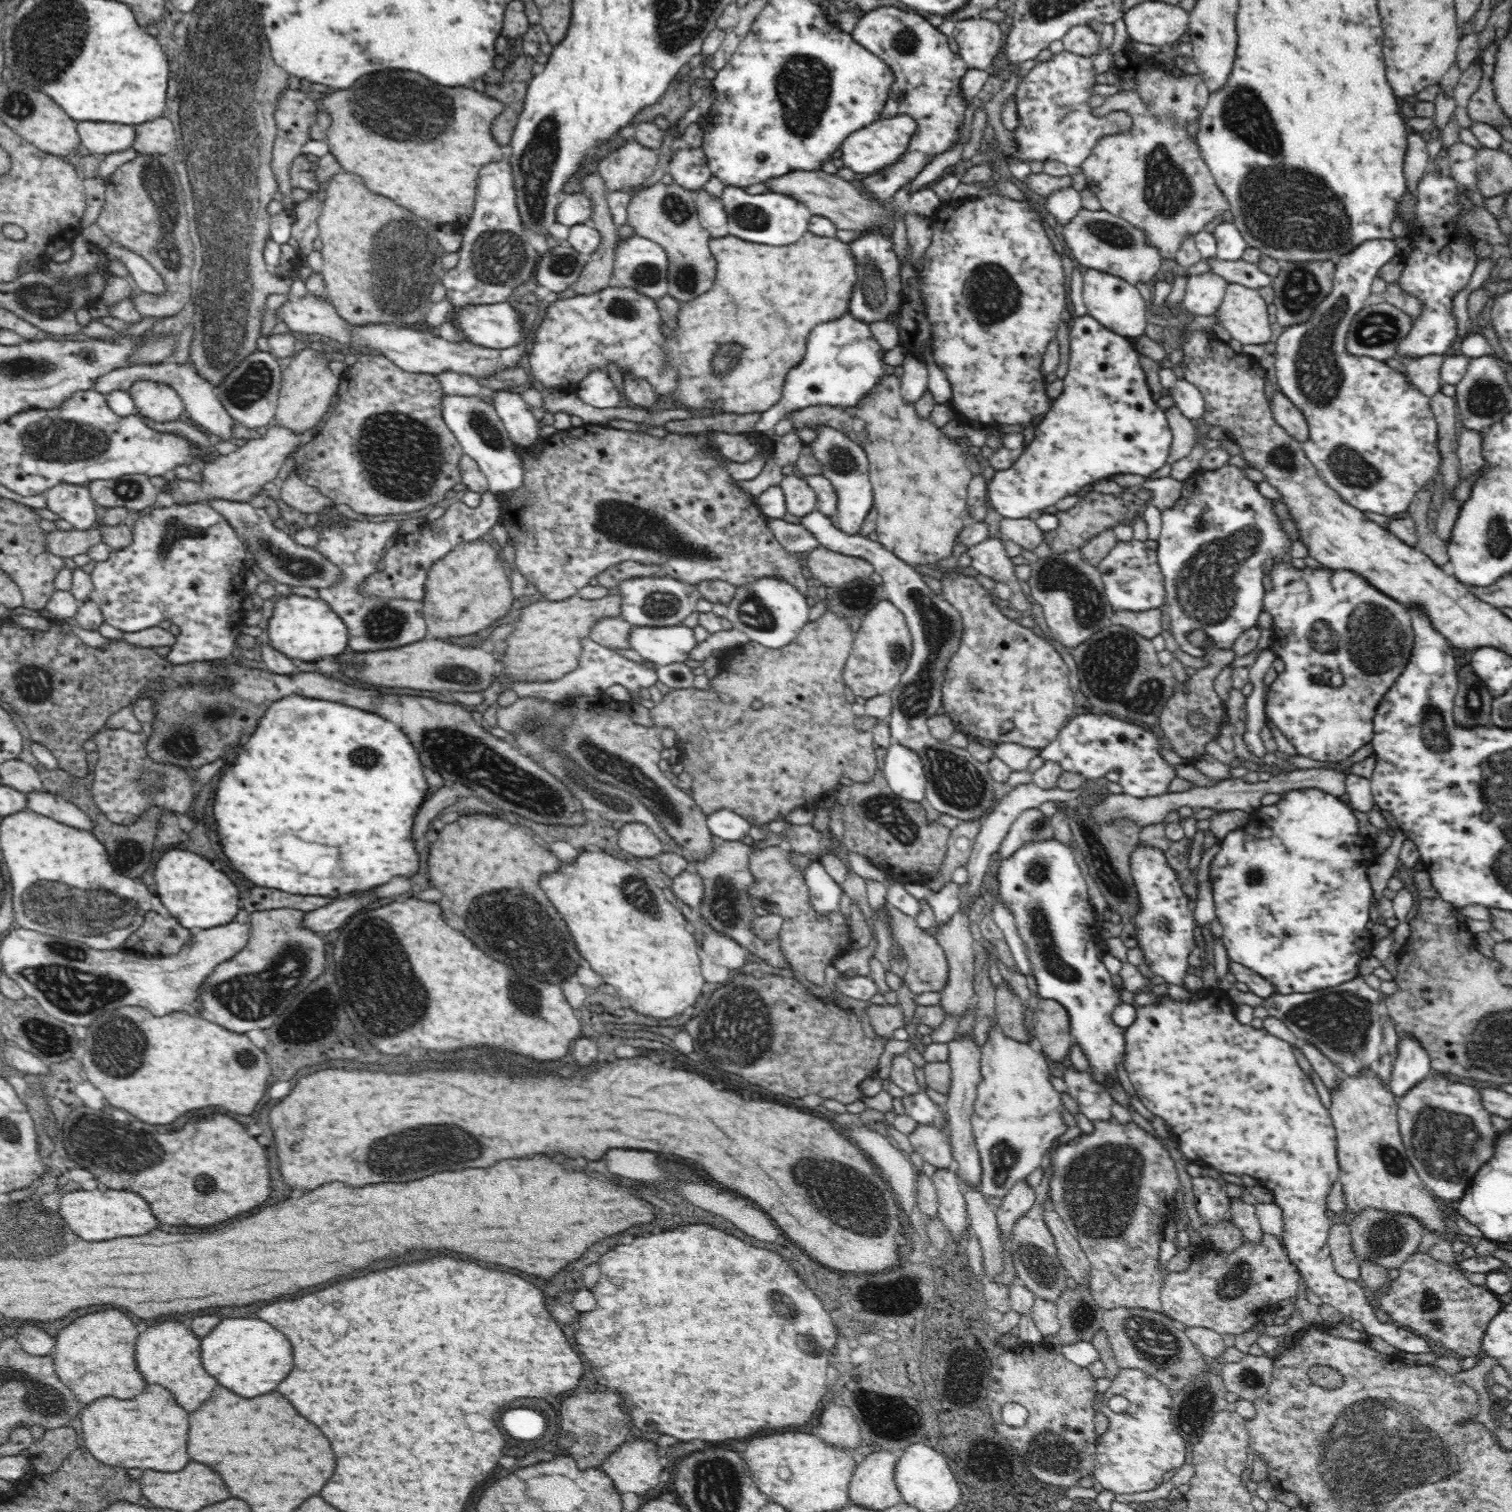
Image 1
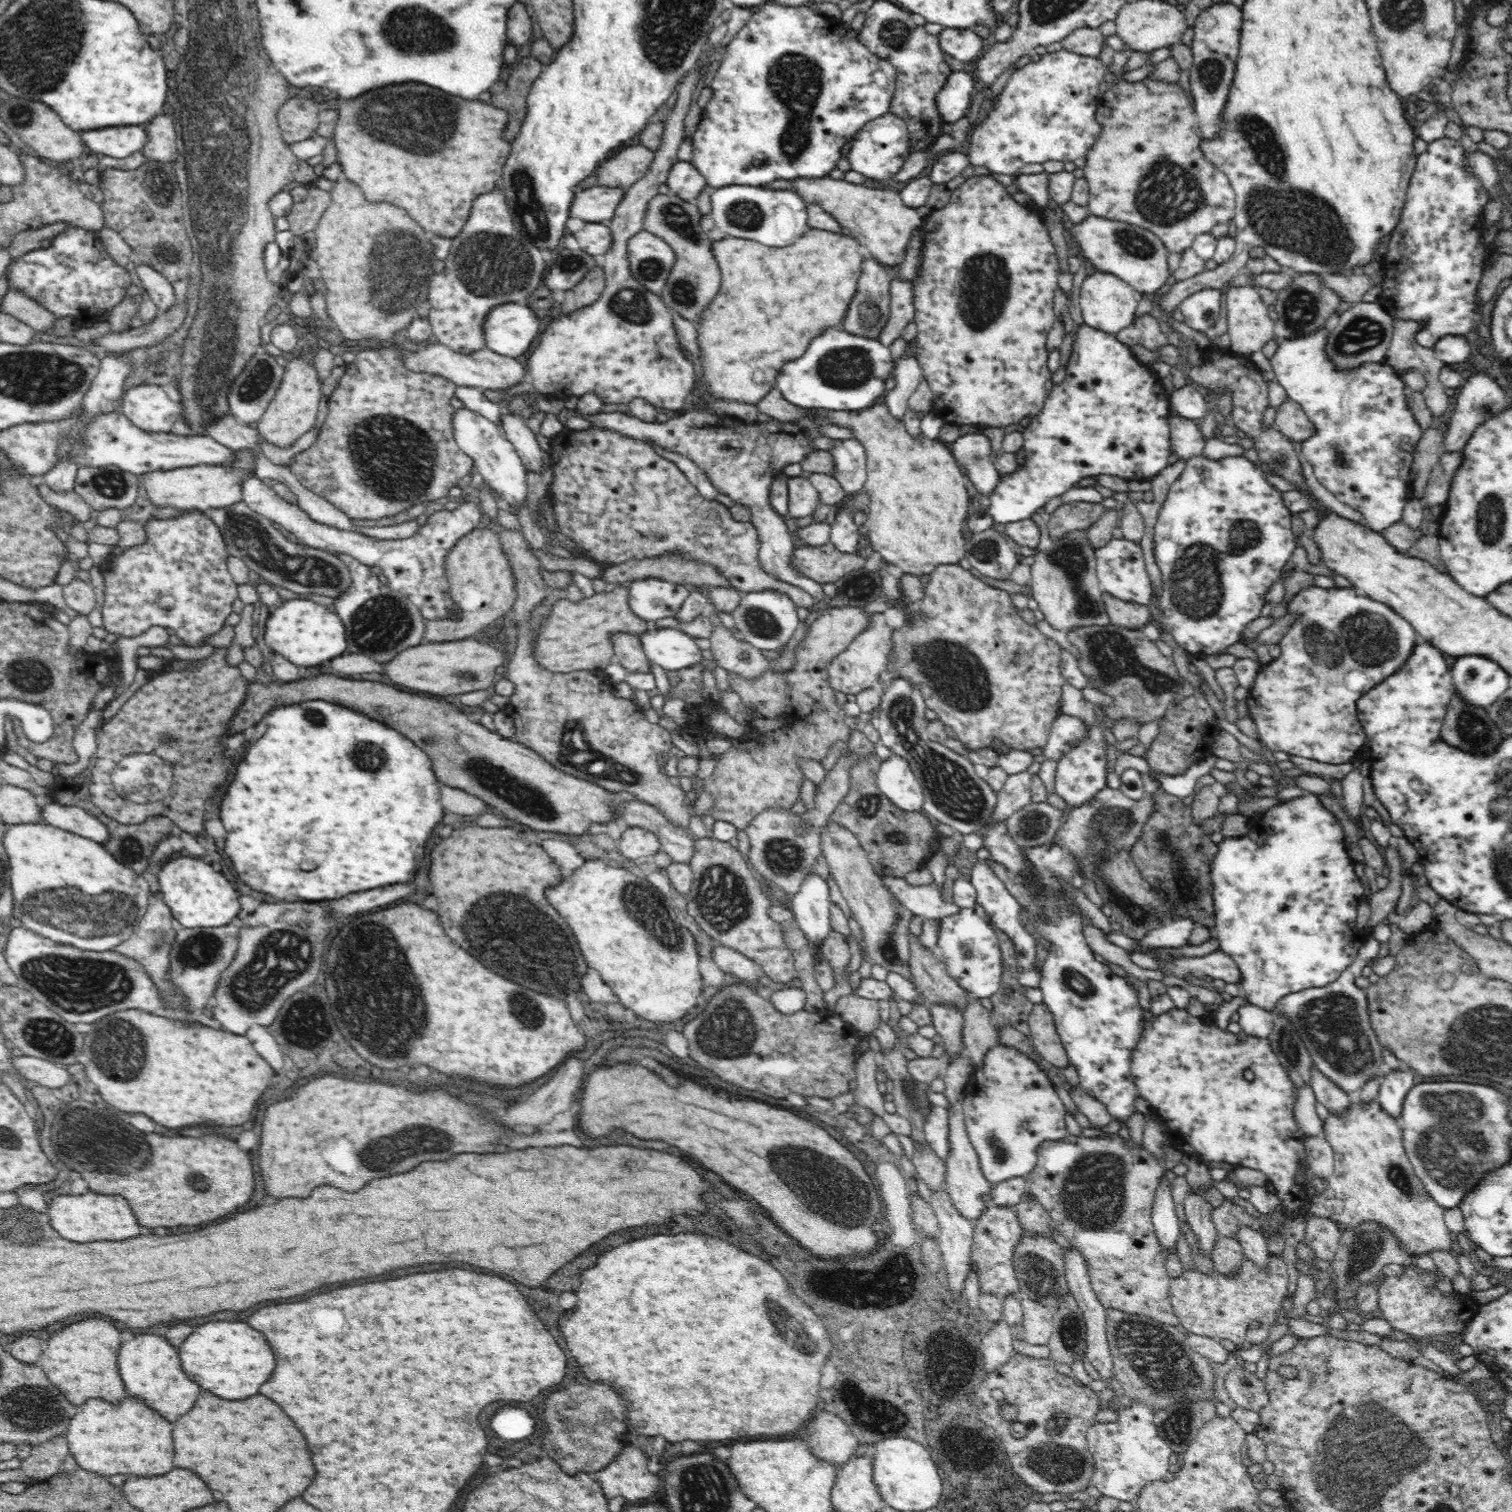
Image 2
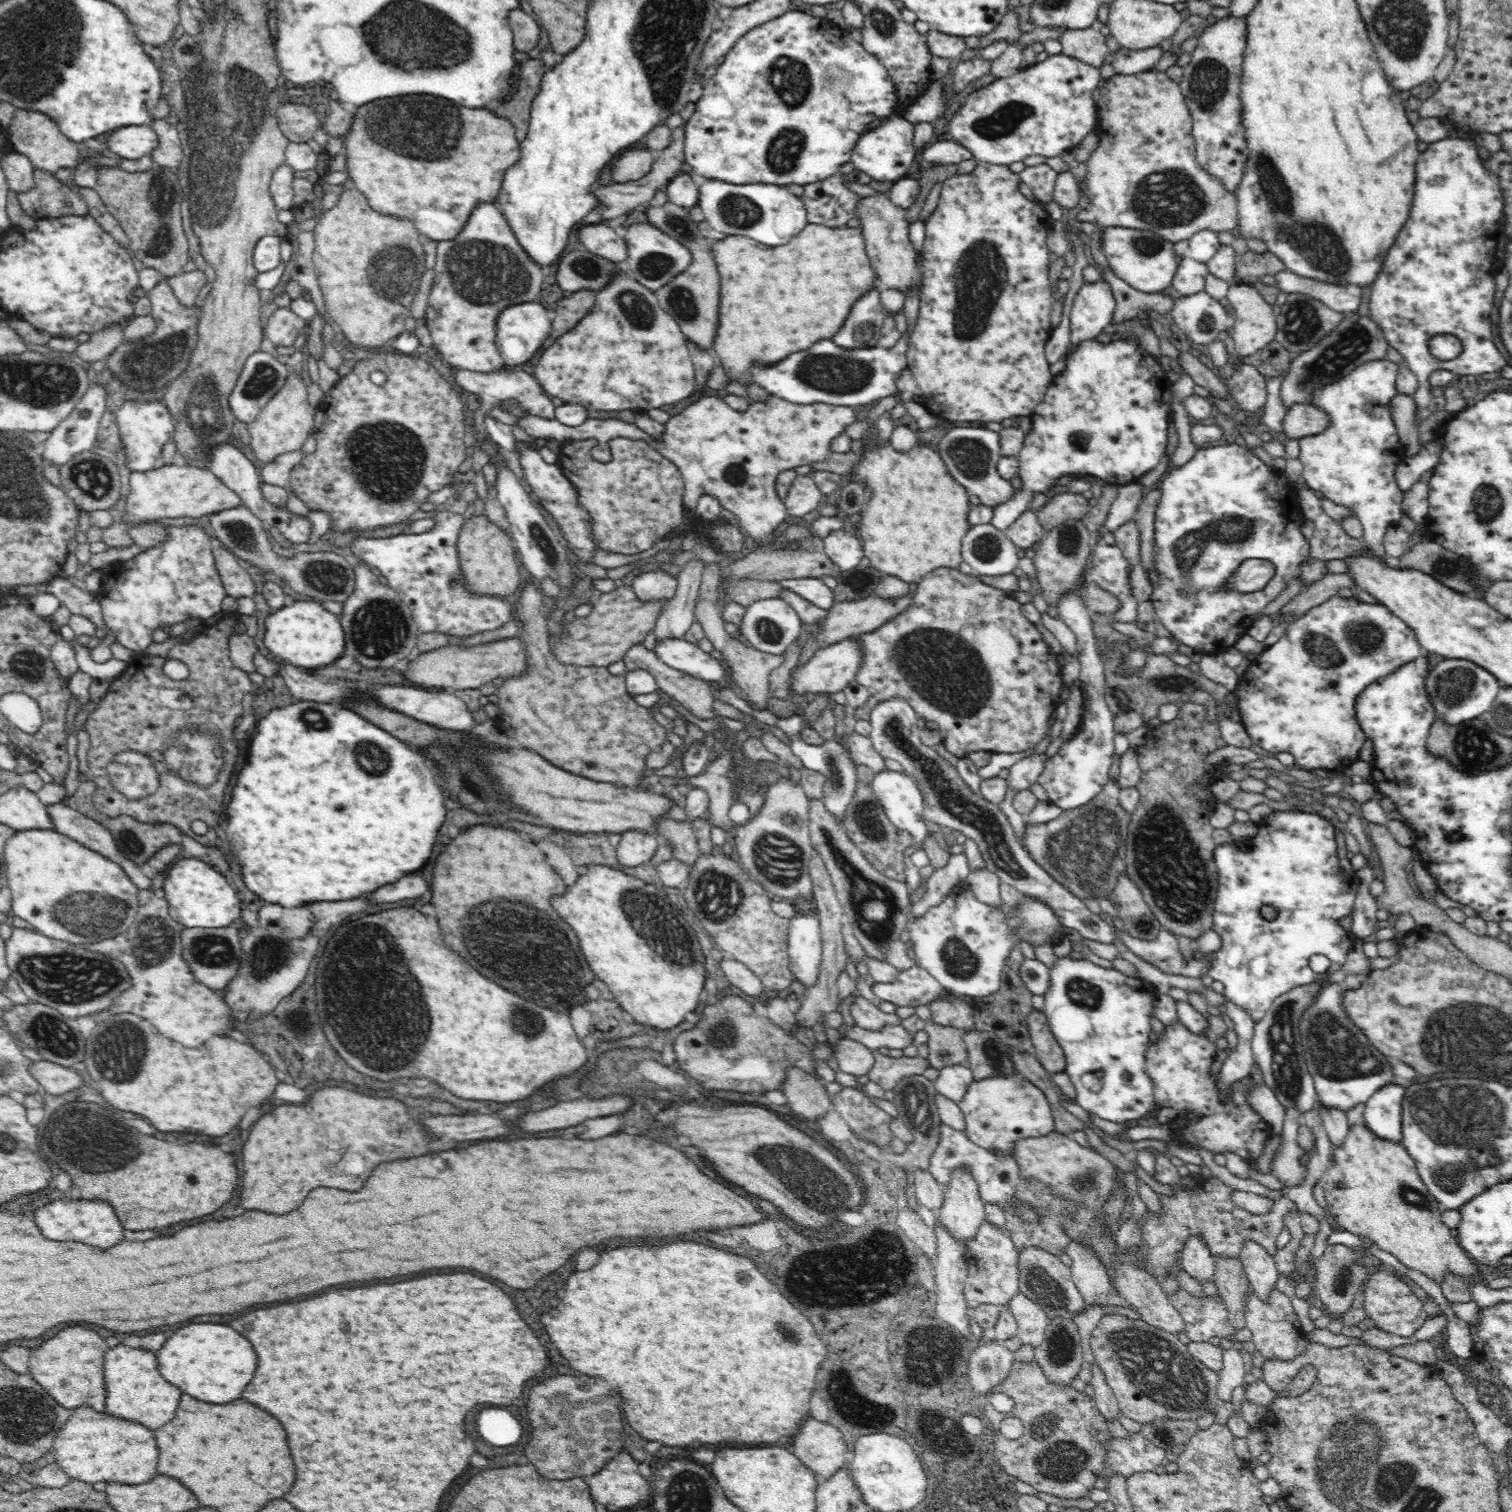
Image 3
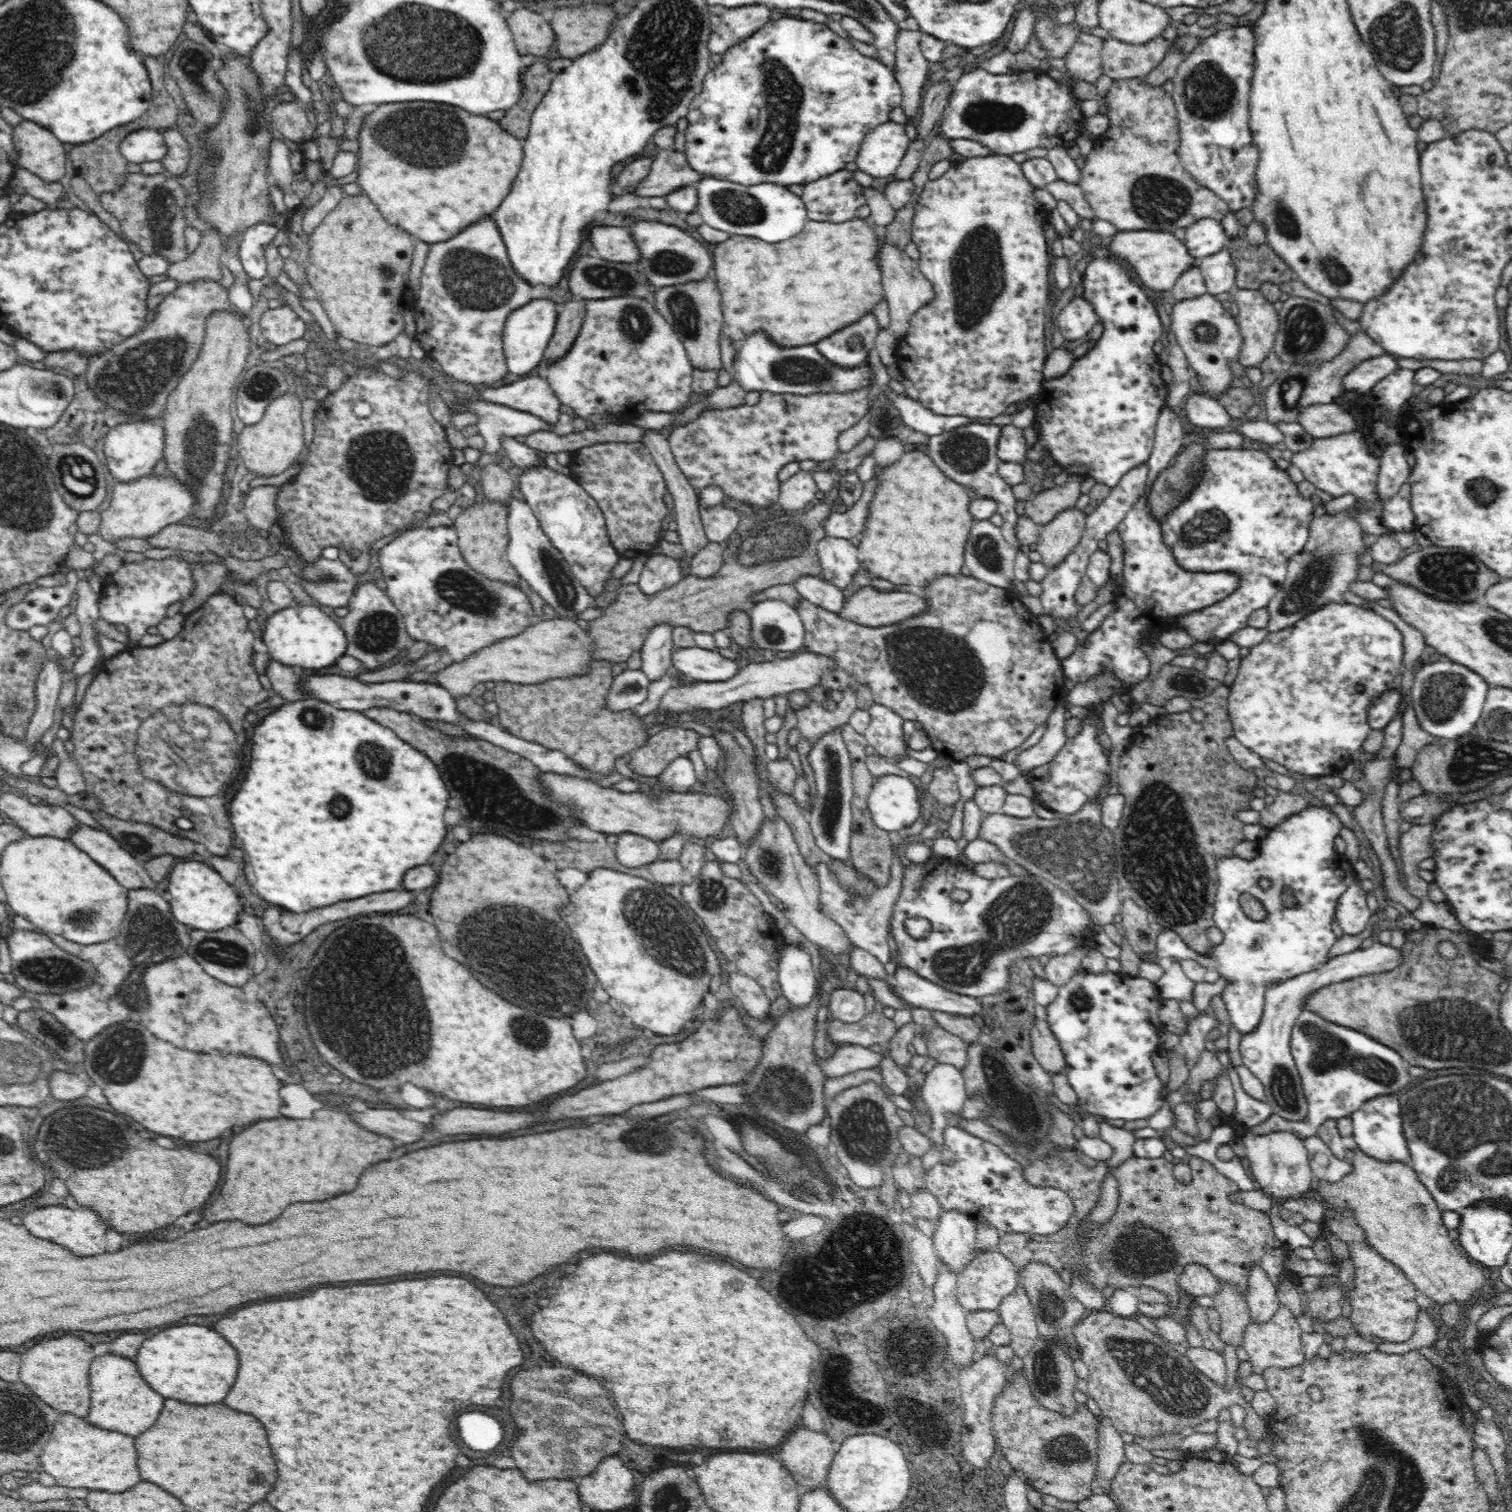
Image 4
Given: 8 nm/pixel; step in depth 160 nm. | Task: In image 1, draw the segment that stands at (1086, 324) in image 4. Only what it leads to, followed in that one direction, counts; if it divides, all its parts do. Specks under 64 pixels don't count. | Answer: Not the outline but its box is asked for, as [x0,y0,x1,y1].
[1082,269,1146,339]

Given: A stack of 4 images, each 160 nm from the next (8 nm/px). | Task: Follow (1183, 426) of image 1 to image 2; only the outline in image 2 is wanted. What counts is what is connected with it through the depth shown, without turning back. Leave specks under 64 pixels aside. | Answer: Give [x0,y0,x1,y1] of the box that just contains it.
[1170,406,1208,460]

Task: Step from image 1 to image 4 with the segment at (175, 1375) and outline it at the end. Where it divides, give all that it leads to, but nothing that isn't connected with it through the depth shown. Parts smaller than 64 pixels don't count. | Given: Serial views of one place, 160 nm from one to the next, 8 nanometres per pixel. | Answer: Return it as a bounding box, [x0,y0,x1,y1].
[86,1354,162,1436]

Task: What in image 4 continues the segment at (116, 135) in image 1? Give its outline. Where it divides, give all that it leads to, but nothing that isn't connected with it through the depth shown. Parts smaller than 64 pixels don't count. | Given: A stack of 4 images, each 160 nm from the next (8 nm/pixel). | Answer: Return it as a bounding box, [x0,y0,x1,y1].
[119,130,167,161]

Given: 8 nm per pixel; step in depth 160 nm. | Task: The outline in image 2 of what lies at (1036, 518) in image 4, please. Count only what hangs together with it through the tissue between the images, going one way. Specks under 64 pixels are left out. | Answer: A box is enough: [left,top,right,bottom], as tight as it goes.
[1046,501,1105,542]

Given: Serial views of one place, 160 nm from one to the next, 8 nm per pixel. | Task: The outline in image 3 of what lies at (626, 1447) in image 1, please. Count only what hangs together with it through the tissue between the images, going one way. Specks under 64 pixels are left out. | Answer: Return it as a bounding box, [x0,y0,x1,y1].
[588,1450,650,1508]

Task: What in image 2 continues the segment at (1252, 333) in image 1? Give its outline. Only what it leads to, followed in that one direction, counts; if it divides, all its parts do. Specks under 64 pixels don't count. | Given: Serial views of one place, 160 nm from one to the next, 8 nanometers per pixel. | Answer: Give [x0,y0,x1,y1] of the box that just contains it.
[1224,285,1276,356]

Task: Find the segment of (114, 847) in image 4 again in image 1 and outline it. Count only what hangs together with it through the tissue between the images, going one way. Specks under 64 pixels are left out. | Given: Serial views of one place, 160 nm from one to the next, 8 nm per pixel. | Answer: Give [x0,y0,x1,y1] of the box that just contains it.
[27,790,96,831]

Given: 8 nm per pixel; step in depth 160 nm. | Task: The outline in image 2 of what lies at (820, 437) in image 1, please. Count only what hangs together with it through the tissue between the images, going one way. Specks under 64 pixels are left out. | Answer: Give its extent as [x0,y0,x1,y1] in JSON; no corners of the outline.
[827,439,866,553]

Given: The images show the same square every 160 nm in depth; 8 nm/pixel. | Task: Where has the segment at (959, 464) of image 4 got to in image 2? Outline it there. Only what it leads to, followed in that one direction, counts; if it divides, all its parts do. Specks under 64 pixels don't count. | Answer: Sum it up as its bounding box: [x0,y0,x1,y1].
[949,433,1001,494]

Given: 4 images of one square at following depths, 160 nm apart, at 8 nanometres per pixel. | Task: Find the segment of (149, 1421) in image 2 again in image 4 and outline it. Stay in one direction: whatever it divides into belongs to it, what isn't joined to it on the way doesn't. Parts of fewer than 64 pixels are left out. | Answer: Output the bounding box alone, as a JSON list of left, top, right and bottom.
[40,1413,138,1494]

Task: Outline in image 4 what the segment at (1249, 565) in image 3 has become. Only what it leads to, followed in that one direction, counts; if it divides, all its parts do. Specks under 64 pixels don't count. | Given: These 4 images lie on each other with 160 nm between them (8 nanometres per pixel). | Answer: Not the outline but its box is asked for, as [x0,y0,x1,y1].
[1059,406,1238,688]

